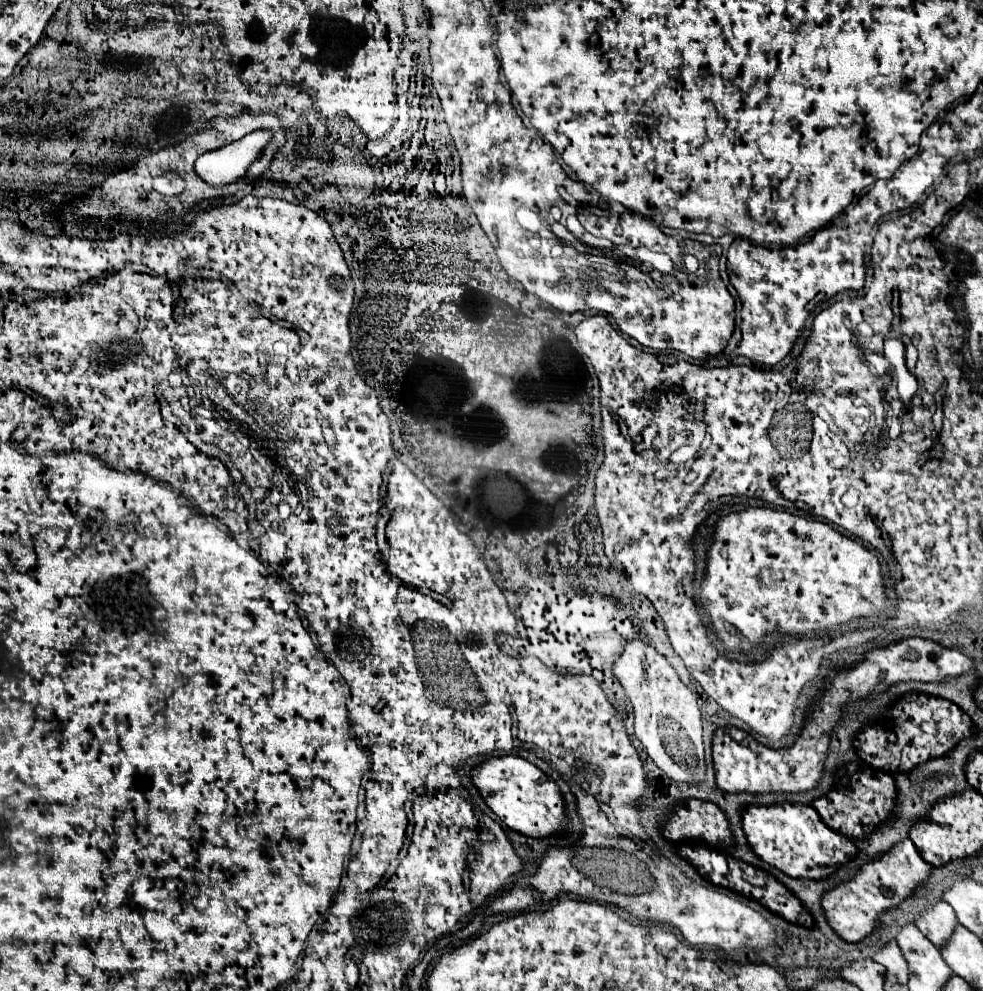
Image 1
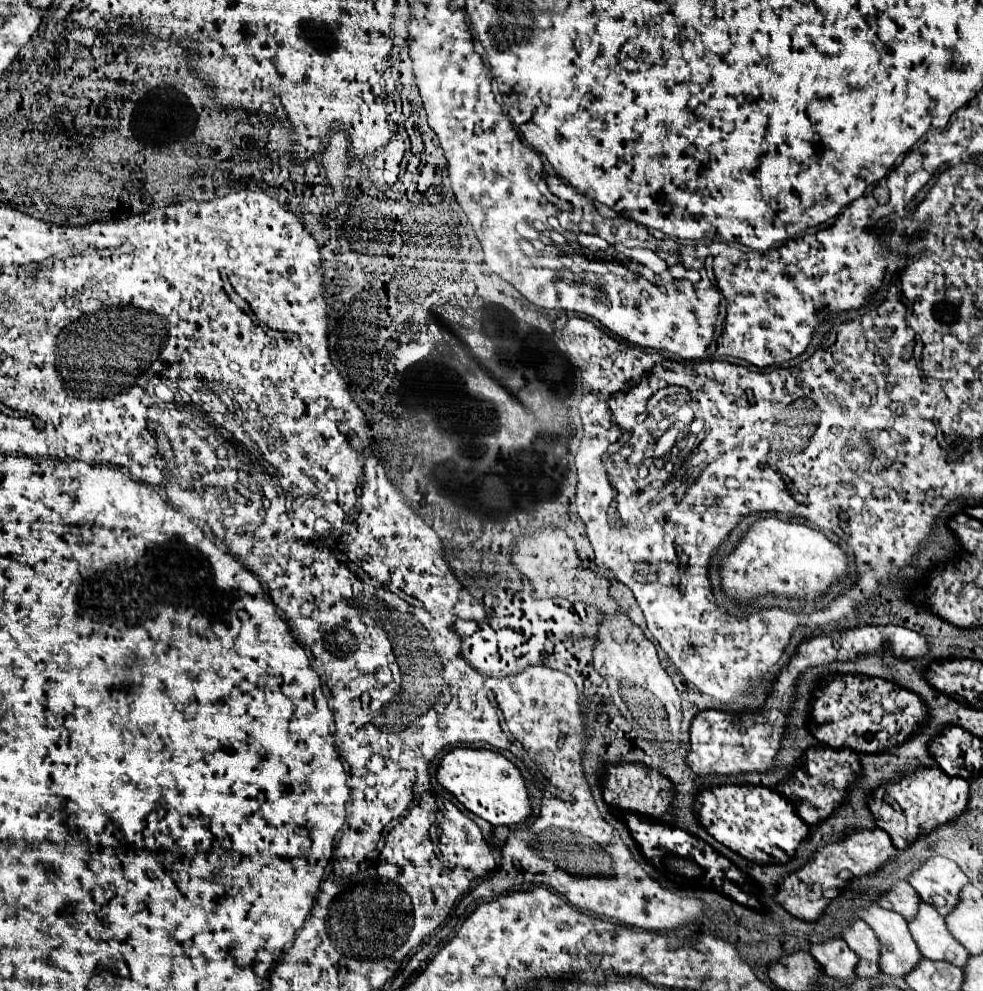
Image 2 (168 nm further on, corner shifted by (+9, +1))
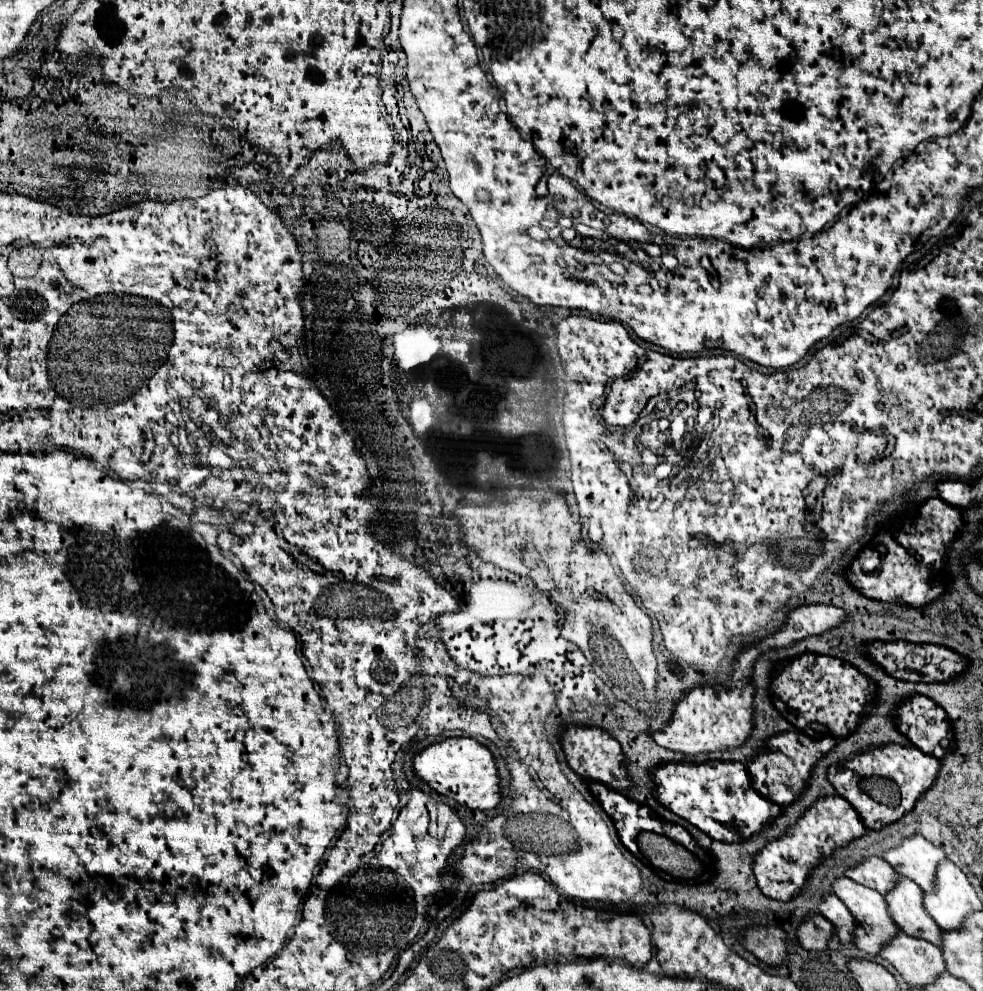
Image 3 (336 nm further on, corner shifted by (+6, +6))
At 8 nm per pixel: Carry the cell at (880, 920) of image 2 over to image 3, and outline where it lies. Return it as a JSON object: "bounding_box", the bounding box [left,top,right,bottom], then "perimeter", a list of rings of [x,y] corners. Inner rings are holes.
{"bounding_box":[834,876,900,956],"perimeter":[[[842,876],[838,878],[834,884],[834,894],[848,906],[848,910],[852,912],[854,920],[856,920],[856,946],[872,956],[878,956],[882,952],[882,948],[900,932],[896,928],[896,922],[892,918],[888,918],[888,906],[884,904],[884,896],[878,894],[876,890],[870,890],[862,884],[856,884],[854,880]]]}

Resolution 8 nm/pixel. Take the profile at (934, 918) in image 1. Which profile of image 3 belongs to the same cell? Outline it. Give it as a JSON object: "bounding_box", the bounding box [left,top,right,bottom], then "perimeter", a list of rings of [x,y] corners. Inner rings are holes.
{"bounding_box":[846,856,900,894],"perimeter":[[[876,856],[866,858],[856,868],[850,868],[846,876],[862,886],[878,890],[880,894],[888,894],[896,886],[896,880],[900,878],[900,874],[886,860],[876,858]]]}

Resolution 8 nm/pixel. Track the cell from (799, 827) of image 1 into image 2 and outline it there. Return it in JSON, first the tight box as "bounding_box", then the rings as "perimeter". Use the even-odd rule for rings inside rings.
{"bounding_box":[693,785,807,863],"perimeter":[[[719,785],[719,787],[711,787],[705,789],[701,793],[697,793],[697,805],[693,805],[693,811],[697,815],[697,821],[705,827],[705,831],[715,837],[721,845],[727,845],[731,851],[739,853],[741,857],[749,859],[749,861],[757,861],[757,863],[787,863],[789,857],[795,855],[799,843],[805,839],[807,833],[807,825],[805,821],[801,821],[801,817],[795,815],[795,809],[791,805],[785,803],[785,799],[781,795],[777,795],[777,791],[761,787],[761,785]]]}

